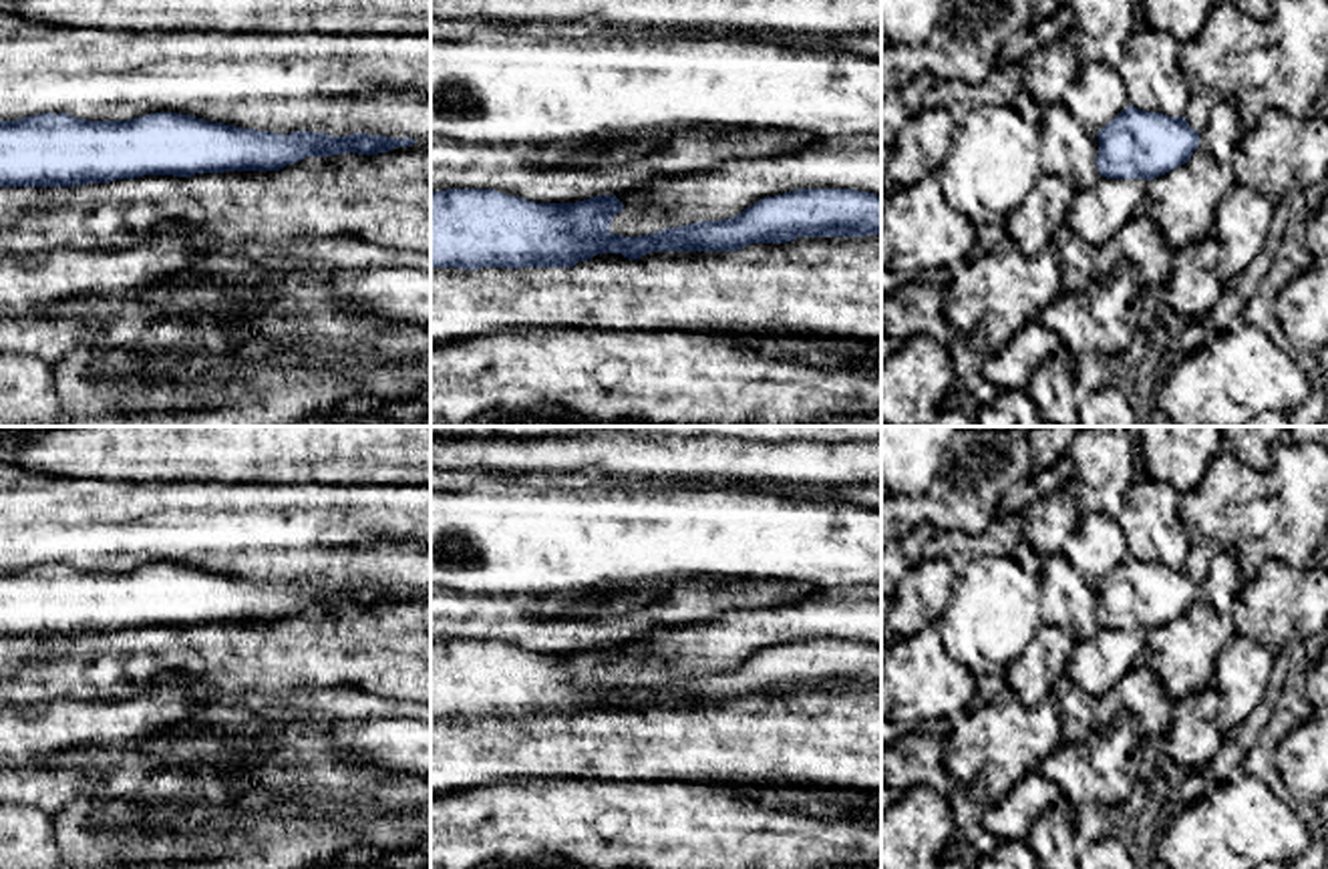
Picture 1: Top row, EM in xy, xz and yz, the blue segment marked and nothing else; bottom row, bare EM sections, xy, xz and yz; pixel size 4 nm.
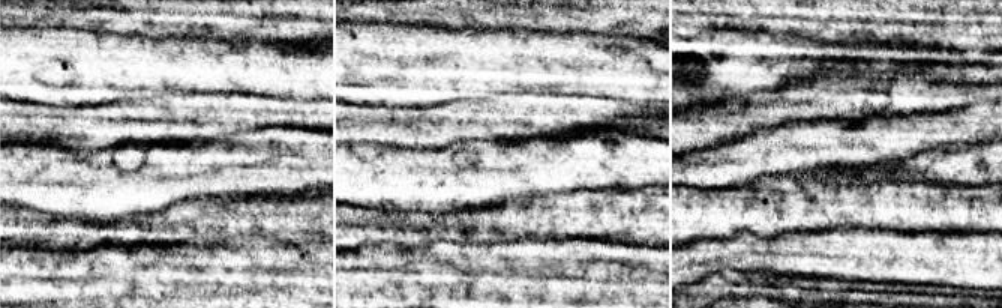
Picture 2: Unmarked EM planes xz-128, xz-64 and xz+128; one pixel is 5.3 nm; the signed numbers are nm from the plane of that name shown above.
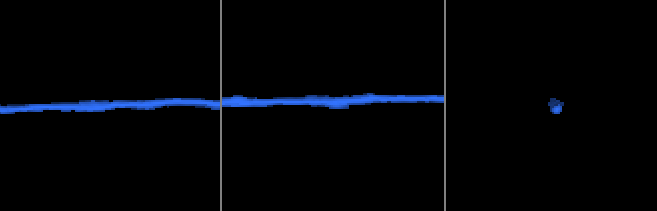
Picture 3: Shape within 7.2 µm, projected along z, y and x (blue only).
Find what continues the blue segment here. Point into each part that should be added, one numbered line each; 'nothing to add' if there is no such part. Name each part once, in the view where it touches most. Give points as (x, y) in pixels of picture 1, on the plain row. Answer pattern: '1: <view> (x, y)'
nothing to add

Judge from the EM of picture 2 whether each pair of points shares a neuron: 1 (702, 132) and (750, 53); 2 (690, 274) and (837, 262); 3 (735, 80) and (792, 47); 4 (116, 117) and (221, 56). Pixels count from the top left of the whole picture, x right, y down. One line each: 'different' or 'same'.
1: different
2: same
3: same
4: different

